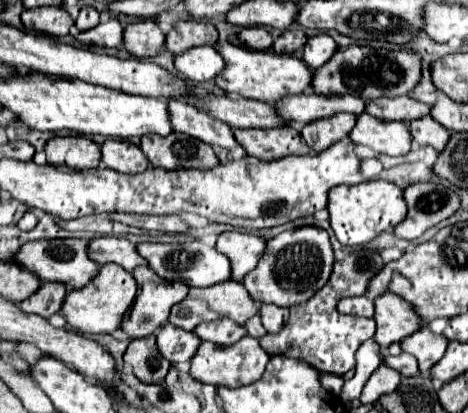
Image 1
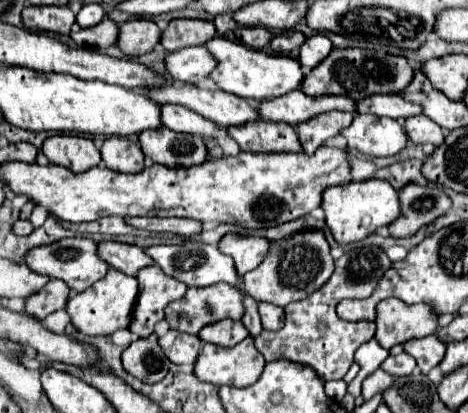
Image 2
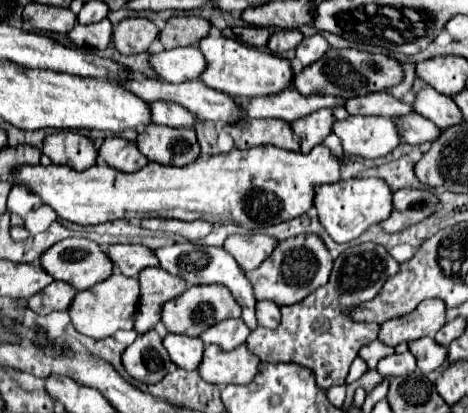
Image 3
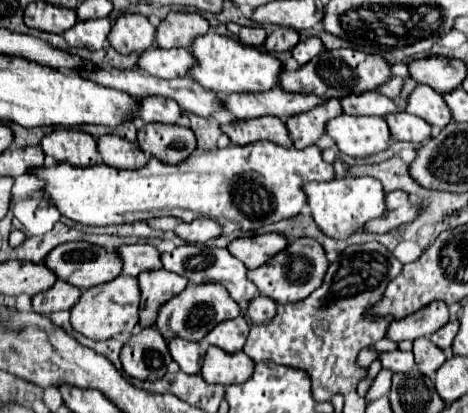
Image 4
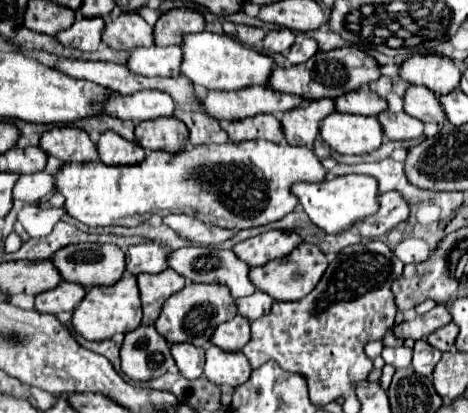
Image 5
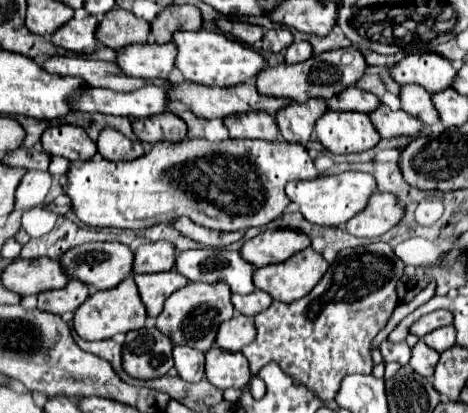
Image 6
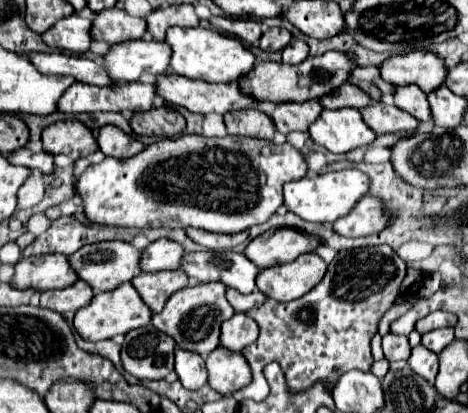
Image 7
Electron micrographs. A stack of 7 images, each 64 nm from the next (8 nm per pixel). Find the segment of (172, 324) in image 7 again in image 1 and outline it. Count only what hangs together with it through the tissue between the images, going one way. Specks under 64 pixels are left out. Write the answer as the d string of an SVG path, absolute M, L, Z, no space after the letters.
M228 280L228 282L220 282L220 284L214 284L214 286L208 286L208 288L190 288L188 296L172 308L168 322L178 326L178 328L184 328L184 330L194 330L194 326L200 324L200 322L230 318L236 324L244 326L246 320L254 318L258 312L260 312L258 304L248 296L246 288L240 282Z

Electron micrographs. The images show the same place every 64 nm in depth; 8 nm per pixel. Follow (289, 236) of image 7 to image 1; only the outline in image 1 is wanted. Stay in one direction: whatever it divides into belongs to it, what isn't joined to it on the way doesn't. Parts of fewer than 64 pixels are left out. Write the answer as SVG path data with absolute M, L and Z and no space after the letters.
M222 232L216 242L216 250L228 256L232 268L232 280L242 282L242 278L258 264L264 252L266 240L244 232Z

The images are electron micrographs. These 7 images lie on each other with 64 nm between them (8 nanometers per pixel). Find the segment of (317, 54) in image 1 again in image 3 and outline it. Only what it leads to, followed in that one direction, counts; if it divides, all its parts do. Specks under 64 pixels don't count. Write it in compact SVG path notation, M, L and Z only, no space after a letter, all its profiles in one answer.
M314 34L300 42L300 46L296 48L296 58L302 62L302 66L310 66L316 60L320 60L328 48L330 48L330 44L324 40L324 36Z

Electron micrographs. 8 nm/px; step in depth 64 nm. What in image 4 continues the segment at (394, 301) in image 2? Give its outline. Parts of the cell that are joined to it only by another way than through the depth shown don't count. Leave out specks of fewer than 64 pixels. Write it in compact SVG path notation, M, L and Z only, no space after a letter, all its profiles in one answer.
M434 300L402 320L392 320L386 338L390 338L392 342L402 342L416 340L420 336L432 336L446 322L448 322L448 306L442 300Z

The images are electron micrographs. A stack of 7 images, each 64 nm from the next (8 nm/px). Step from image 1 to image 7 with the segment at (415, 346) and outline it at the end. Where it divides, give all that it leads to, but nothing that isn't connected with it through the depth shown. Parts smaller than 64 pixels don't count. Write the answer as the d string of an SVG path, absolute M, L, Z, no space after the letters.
M418 344L416 348L412 348L412 356L408 358L408 366L432 384L436 378L436 372L438 372L438 354L434 354L432 350Z

